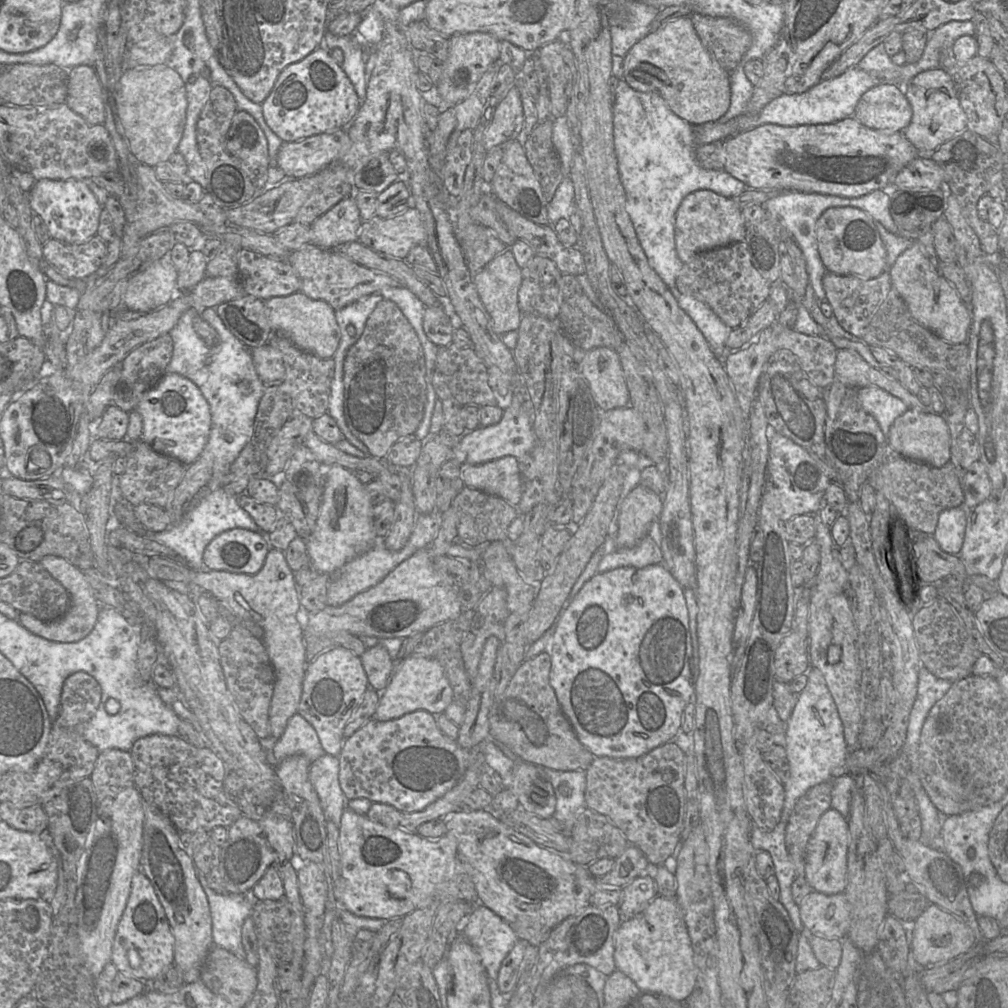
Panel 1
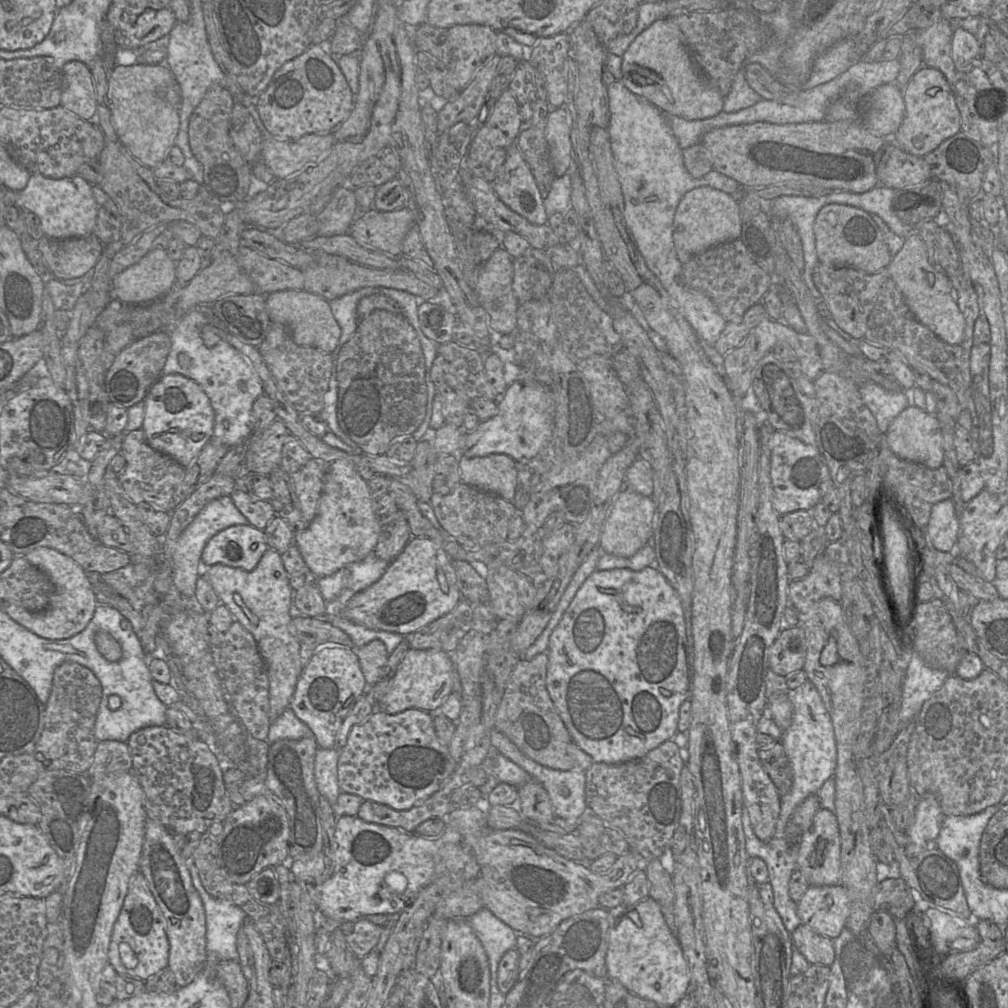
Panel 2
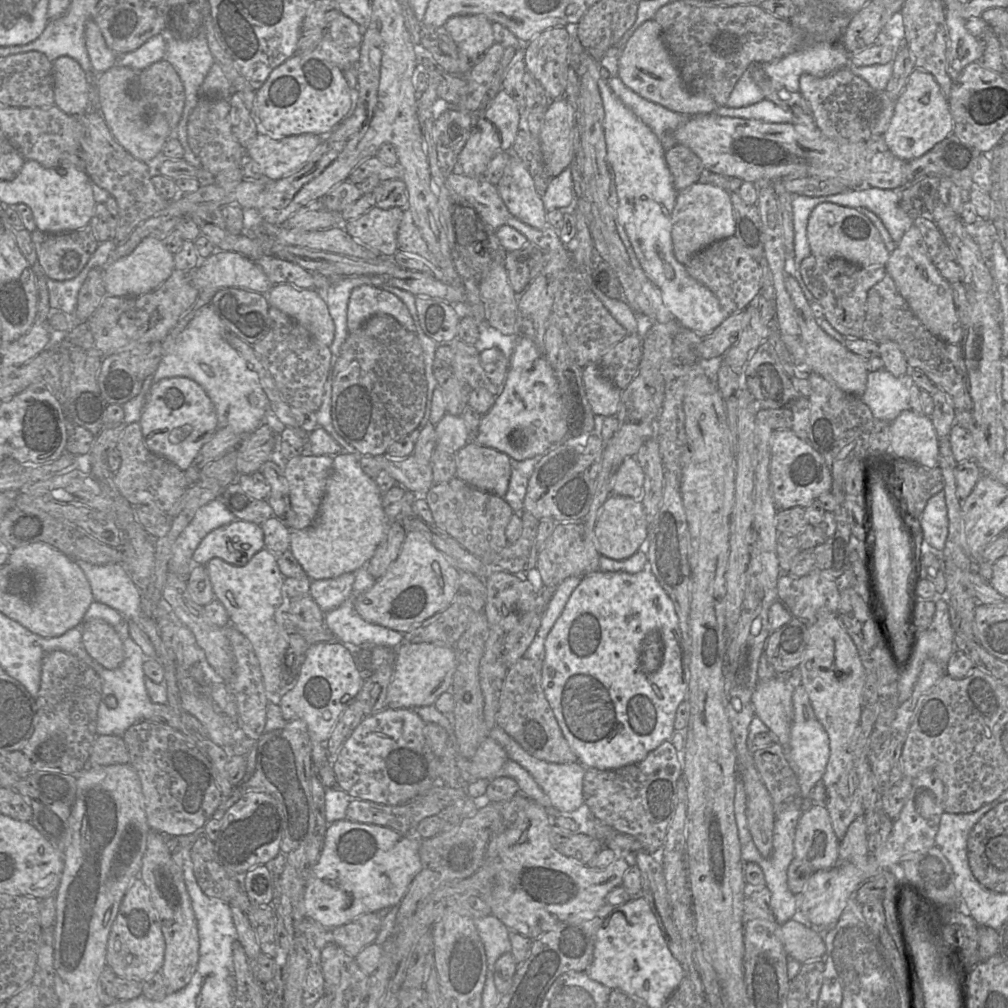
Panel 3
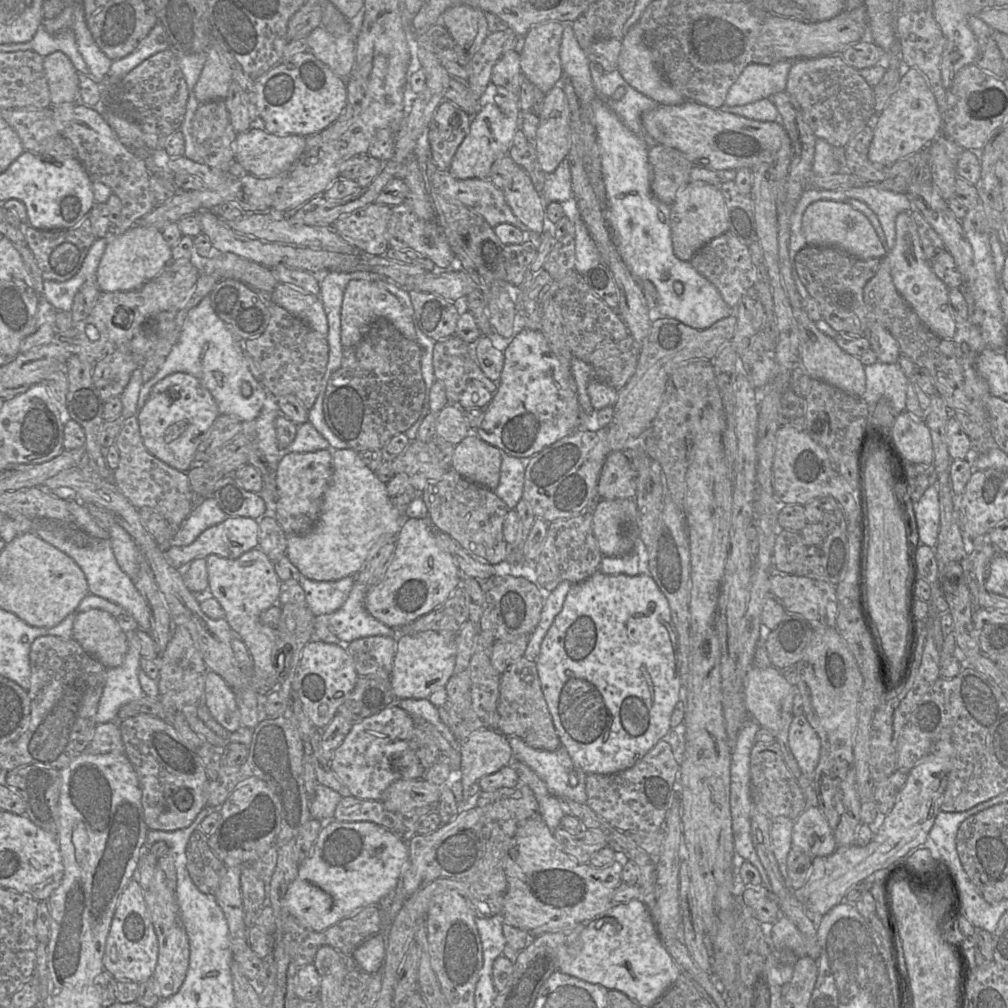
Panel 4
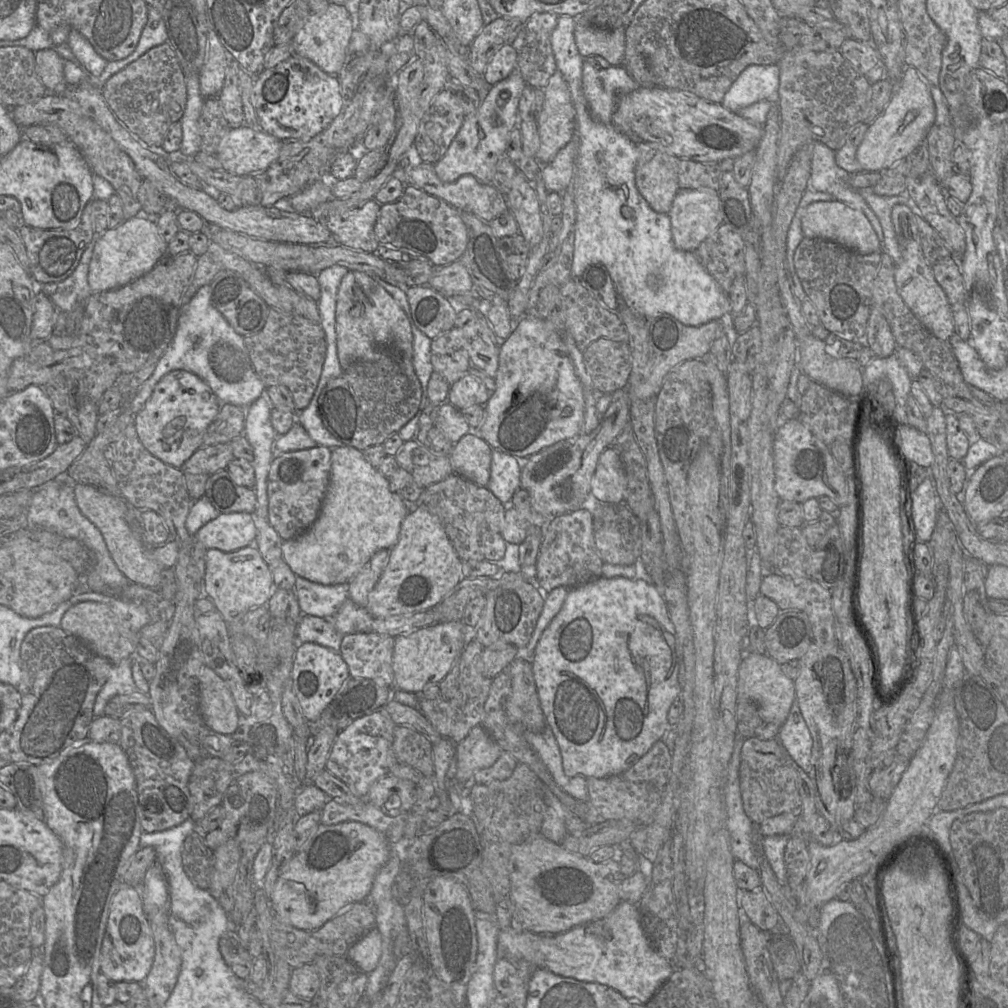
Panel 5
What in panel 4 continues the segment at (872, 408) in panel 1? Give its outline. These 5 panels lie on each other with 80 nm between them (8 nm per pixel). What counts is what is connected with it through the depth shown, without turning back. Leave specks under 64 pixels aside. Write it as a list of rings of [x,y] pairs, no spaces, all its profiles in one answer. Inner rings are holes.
[[[880,361],[864,367],[866,387],[862,399],[872,410],[880,398],[890,400],[895,414],[905,411],[908,386],[911,383],[905,372],[897,364]]]

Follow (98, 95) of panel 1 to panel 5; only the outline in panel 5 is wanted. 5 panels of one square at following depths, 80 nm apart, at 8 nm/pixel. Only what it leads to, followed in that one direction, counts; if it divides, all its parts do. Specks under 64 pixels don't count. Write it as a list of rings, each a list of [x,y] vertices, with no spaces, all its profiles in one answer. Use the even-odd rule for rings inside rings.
[[[54,50],[35,53],[36,72],[50,94],[63,94],[68,86],[64,77],[64,59]]]

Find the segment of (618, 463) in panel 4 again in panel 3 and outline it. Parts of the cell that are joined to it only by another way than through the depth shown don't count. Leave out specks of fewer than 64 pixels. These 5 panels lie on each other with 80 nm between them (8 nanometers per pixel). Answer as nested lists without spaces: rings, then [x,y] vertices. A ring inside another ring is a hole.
[[[624,459],[613,477],[612,494],[640,499],[643,494],[644,472],[635,459]]]

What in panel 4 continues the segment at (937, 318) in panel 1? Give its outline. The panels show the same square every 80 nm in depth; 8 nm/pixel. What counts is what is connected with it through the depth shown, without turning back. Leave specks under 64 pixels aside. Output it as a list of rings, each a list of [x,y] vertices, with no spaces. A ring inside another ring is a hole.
[[[902,212],[897,215],[895,230],[895,245],[887,253],[887,259],[898,293],[933,334],[940,339],[953,340],[956,334],[956,323],[951,311],[949,289],[932,271],[930,261],[924,255],[911,212]]]

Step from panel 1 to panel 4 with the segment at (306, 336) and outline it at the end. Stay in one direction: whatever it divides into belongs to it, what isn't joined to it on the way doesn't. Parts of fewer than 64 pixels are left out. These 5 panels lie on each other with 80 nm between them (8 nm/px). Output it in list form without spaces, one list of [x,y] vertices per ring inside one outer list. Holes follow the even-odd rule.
[[[277,283],[270,294],[270,299],[304,321],[314,331],[327,336],[328,320],[318,295],[297,289],[289,284]]]

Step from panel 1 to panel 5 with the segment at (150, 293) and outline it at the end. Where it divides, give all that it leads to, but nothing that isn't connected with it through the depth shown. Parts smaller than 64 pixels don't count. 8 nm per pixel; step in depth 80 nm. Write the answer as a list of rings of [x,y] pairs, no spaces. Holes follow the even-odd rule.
[[[140,214],[133,218],[123,220],[117,227],[108,228],[102,234],[96,236],[88,270],[89,287],[94,293],[124,286],[149,272],[166,254],[167,243],[159,234],[155,217],[148,217],[144,214]]]

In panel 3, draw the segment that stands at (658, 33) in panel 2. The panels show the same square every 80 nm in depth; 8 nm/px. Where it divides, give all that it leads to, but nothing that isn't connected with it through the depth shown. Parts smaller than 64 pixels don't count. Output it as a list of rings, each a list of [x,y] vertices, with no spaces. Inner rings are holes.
[[[653,19],[641,24],[620,50],[618,76],[629,89],[674,112],[698,116],[714,113],[718,108],[712,98],[695,94],[686,88],[678,67],[663,40],[661,27]]]

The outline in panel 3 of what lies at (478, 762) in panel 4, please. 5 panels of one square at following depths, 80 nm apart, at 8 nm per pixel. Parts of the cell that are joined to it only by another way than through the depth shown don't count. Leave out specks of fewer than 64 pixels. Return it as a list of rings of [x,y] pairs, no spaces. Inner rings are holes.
[[[488,736],[470,759],[470,773],[475,779],[493,779],[509,759],[504,748]]]

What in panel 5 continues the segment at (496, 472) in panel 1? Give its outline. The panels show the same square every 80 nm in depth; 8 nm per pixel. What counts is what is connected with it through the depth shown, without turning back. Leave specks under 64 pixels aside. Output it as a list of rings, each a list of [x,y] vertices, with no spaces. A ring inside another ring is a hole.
[[[466,434],[454,444],[450,454],[453,473],[486,487],[490,480],[492,450],[481,436]]]

